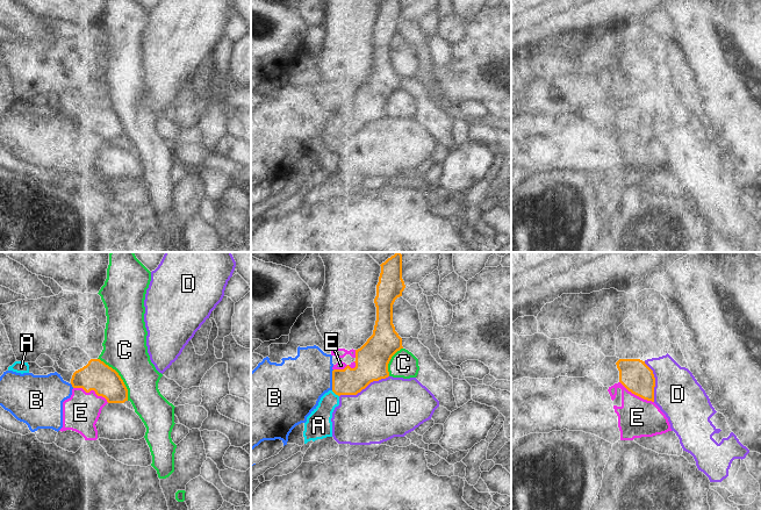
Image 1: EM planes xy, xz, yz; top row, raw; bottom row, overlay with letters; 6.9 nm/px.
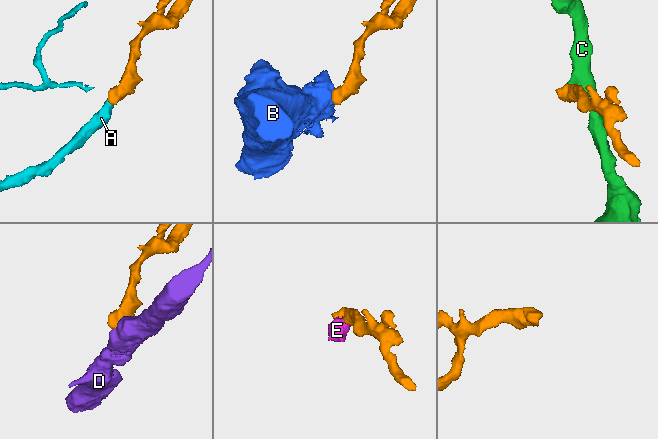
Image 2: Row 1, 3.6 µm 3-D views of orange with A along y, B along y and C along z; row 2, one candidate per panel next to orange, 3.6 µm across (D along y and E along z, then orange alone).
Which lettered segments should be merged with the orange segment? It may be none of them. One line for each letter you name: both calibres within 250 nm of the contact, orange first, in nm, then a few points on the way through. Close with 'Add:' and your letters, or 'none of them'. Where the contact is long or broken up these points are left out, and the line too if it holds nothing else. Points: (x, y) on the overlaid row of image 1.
A: 190/180 nm
Add: A

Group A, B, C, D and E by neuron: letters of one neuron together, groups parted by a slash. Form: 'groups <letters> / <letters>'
groups A / B E / C / D

